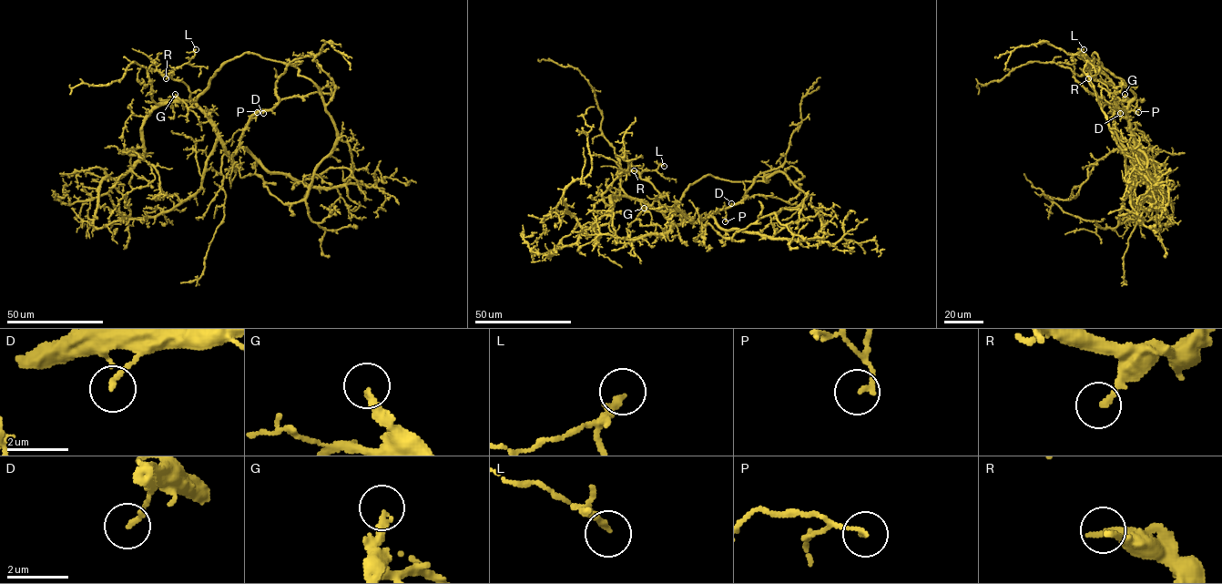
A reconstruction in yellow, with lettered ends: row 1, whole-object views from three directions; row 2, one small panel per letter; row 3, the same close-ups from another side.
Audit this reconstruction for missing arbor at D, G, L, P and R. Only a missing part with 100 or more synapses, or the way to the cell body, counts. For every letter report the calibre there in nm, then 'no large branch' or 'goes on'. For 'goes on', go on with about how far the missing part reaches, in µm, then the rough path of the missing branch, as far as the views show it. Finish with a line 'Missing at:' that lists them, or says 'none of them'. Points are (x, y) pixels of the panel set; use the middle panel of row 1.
D: 160 nm | no large branch
G: 200 nm | goes on | 90 µm | (644, 208), (635, 224), (633, 253), (636, 258), (608, 280), (605, 291), (597, 302), (599, 307), (603, 302)
L: 190 nm | no large branch
P: 150 nm | no large branch
R: 180 nm | no large branch
Missing at: G

